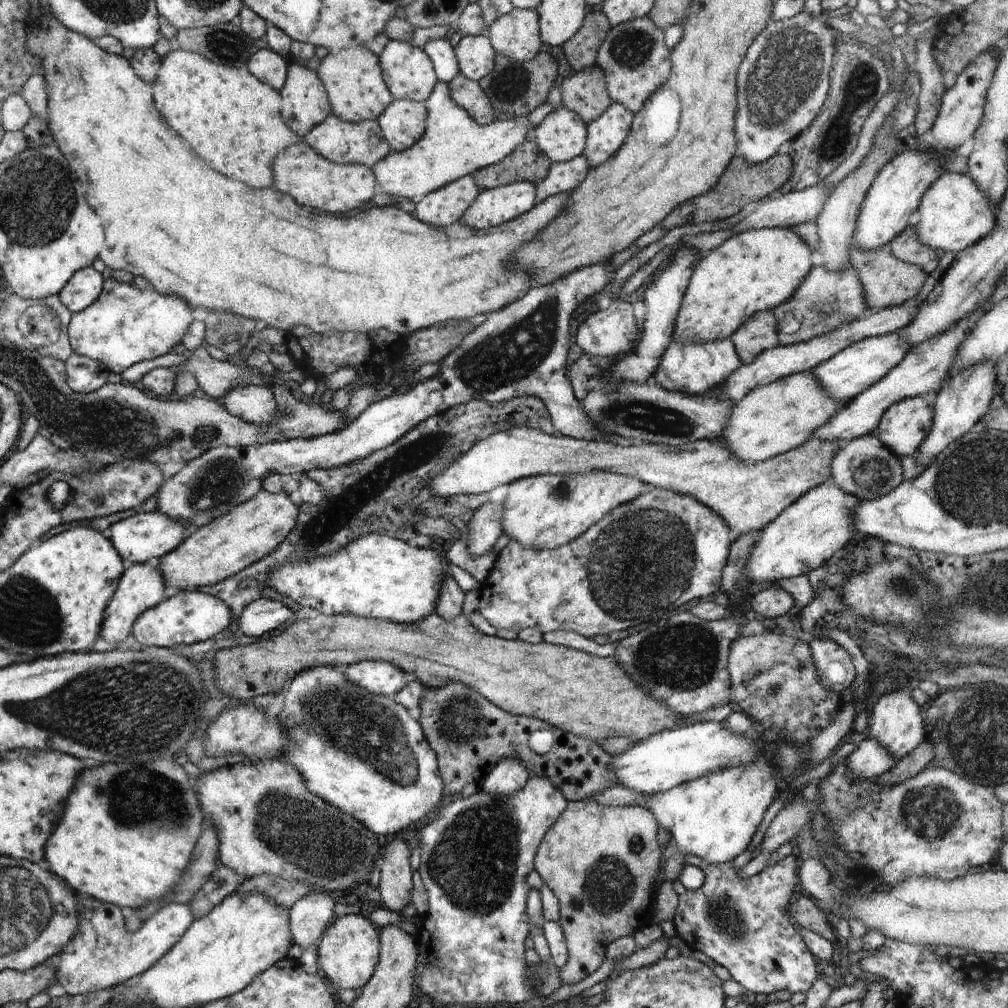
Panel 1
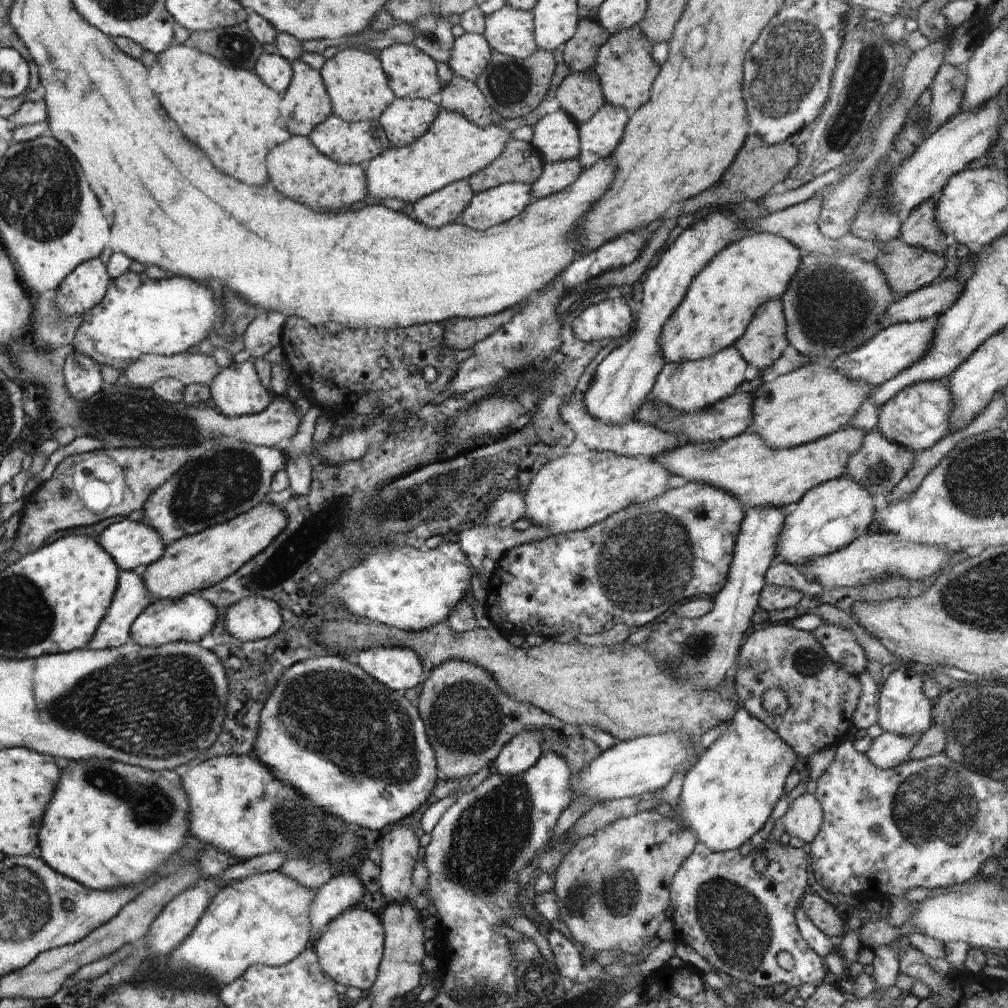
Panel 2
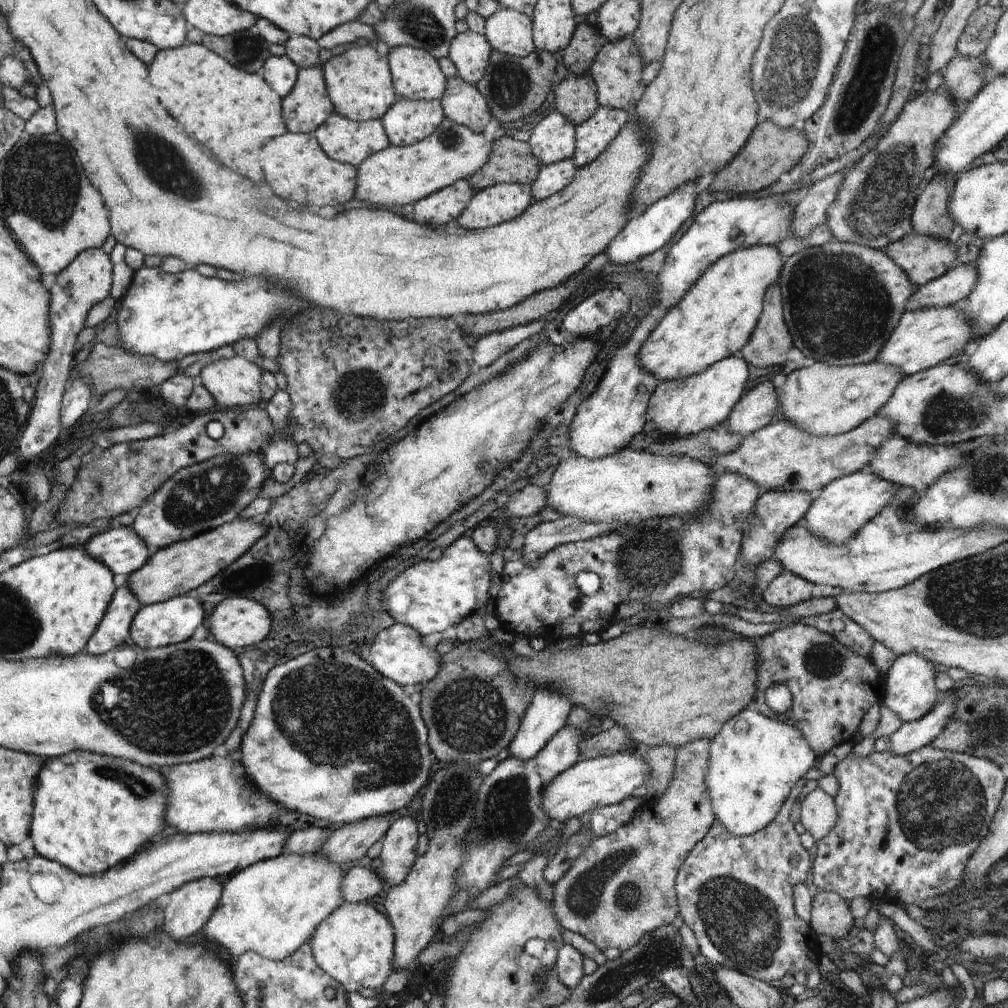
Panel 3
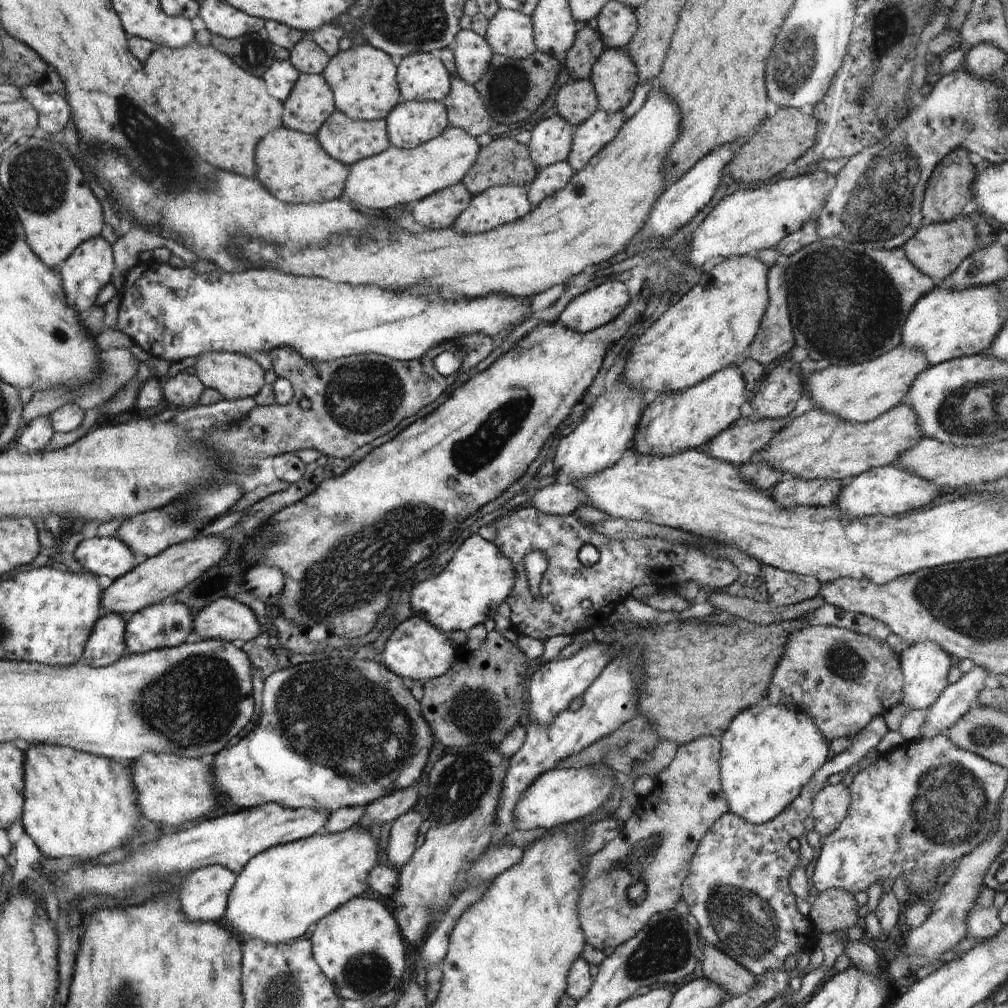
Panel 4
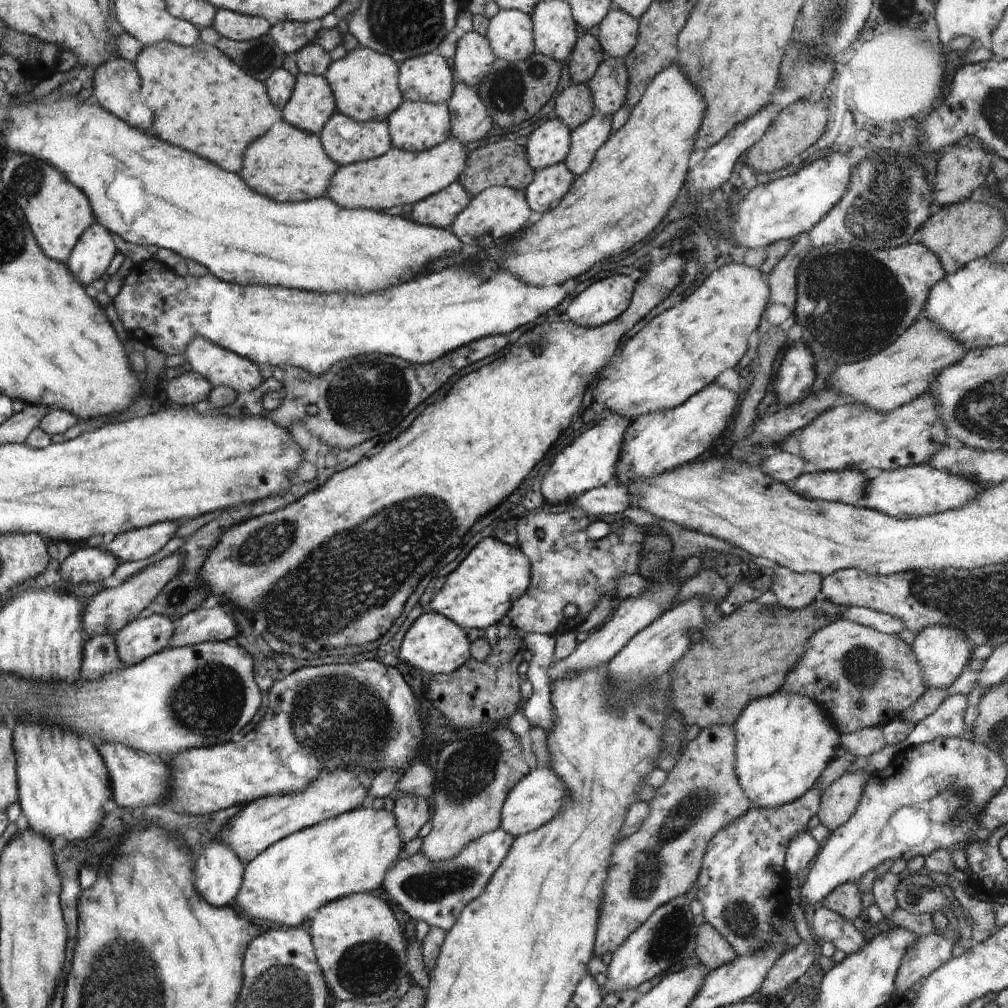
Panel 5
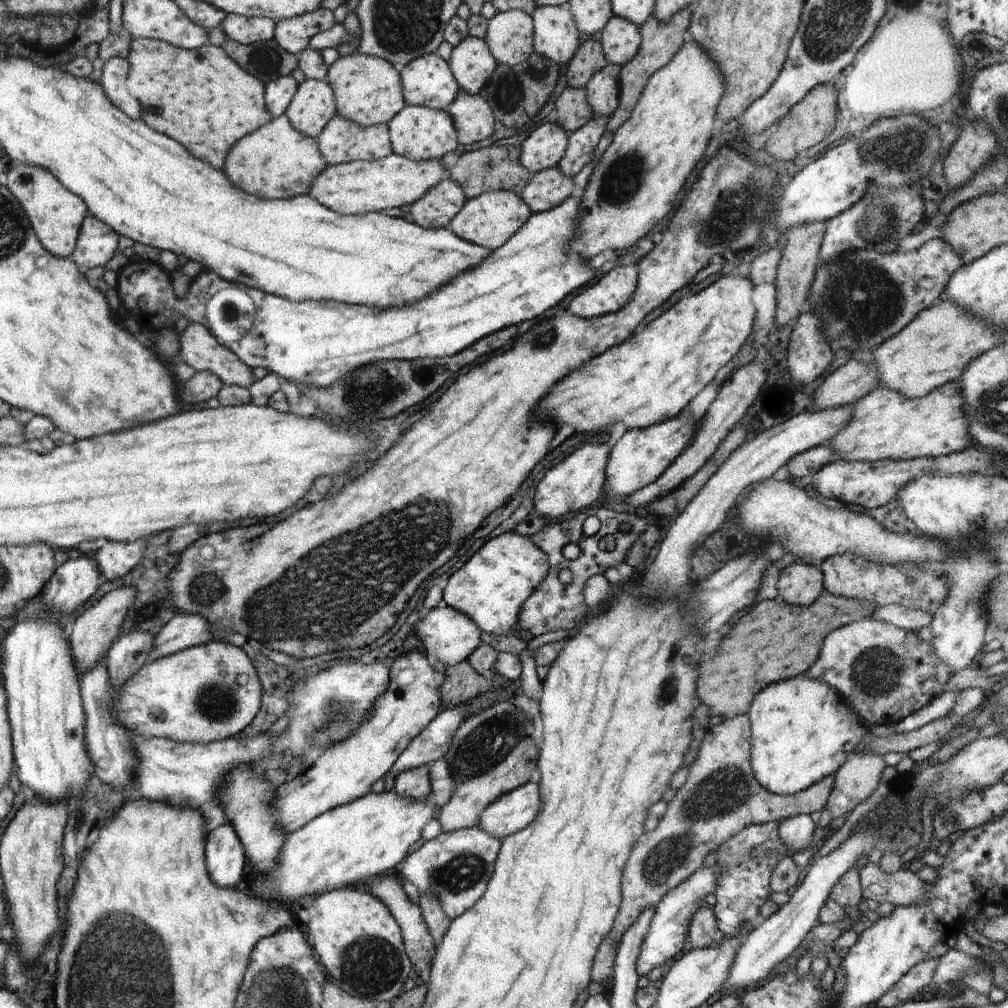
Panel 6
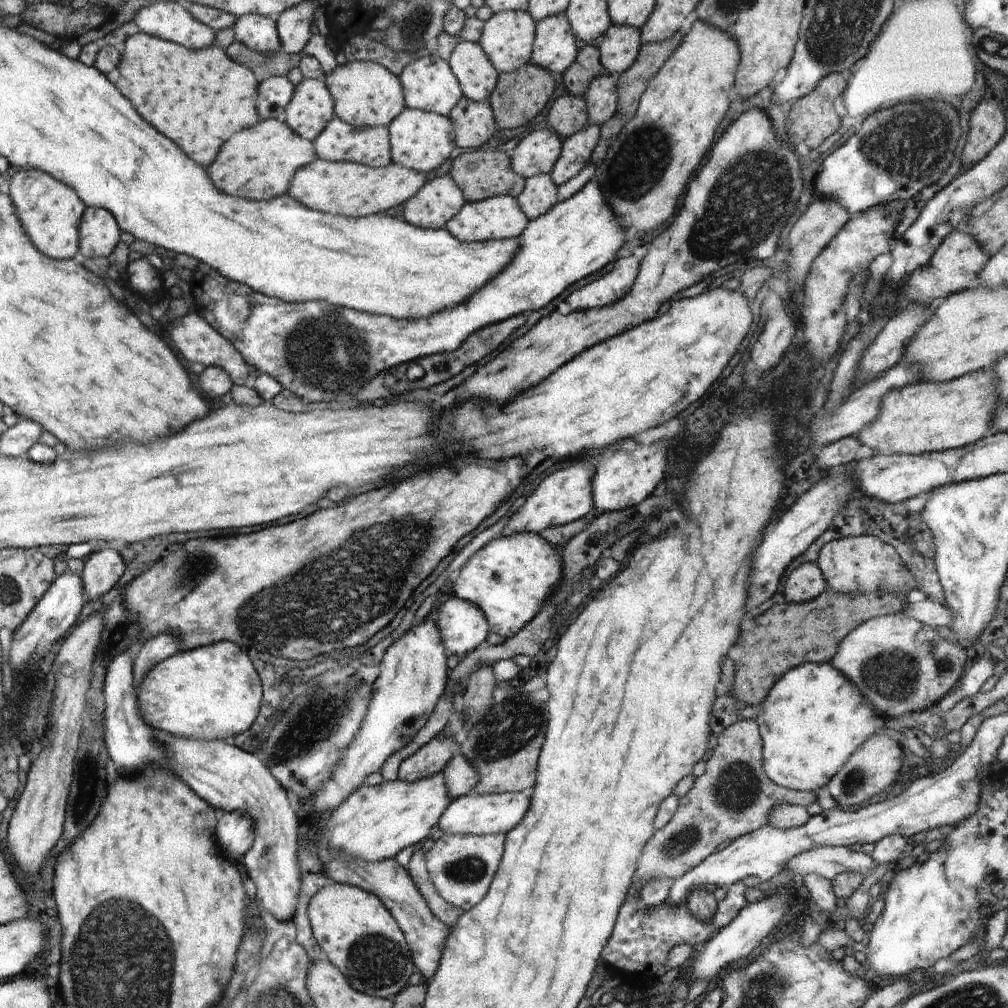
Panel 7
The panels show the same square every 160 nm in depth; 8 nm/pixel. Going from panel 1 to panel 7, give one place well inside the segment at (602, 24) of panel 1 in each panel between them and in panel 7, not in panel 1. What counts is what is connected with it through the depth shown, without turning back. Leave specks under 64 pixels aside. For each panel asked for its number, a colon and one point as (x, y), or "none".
2: (580, 52)
3: (587, 41)
4: (588, 45)
5: (587, 54)
6: (589, 58)
7: (577, 79)

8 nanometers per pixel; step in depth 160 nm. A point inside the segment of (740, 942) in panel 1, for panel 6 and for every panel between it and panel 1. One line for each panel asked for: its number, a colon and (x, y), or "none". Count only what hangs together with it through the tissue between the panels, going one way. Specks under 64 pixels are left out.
2: (738, 919)
3: (736, 894)
4: (737, 888)
5: (743, 877)
6: (746, 861)

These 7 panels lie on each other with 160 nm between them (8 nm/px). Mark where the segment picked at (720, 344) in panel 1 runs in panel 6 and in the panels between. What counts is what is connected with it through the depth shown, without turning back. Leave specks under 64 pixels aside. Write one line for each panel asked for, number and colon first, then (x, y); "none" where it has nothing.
2: (692, 386)
3: (682, 407)
4: (676, 422)
5: (656, 442)
6: (640, 457)

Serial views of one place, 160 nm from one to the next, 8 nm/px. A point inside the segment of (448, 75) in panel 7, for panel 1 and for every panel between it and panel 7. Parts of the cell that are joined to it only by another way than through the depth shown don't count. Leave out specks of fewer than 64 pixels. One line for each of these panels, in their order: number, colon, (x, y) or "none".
1: (408, 73)
2: (411, 74)
3: (416, 75)
4: (421, 76)
5: (427, 78)
6: (427, 81)

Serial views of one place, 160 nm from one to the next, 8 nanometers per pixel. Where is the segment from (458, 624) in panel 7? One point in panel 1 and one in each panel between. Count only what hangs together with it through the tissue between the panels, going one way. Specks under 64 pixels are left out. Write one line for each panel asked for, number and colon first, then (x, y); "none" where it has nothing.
1: (379, 677)
2: (399, 668)
3: (397, 653)
4: (417, 650)
5: (433, 645)
6: (447, 636)

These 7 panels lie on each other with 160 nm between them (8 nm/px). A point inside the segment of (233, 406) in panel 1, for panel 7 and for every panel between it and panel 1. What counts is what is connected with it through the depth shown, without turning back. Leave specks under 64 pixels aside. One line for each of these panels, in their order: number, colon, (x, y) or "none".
2: (236, 390)
3: (234, 382)
4: (235, 376)
5: (219, 366)
6: (199, 348)
7: (197, 339)

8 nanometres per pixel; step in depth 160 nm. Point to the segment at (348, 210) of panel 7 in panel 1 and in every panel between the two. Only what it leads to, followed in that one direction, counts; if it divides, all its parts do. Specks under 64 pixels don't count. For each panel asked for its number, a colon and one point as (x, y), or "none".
1: (454, 145)
2: (452, 149)
3: (397, 175)
4: (396, 176)
5: (398, 177)
6: (358, 187)

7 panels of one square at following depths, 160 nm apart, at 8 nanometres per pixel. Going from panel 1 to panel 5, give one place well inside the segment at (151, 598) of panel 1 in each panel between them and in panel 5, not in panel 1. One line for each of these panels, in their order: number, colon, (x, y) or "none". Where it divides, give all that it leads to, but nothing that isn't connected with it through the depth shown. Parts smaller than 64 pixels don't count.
2: (131, 598)
3: (114, 631)
4: (107, 644)
5: (100, 657)

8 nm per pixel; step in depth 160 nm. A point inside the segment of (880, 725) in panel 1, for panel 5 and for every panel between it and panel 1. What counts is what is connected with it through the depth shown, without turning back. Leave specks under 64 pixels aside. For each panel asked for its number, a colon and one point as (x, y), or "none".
2: (903, 708)
3: (910, 691)
4: (924, 666)
5: (942, 653)

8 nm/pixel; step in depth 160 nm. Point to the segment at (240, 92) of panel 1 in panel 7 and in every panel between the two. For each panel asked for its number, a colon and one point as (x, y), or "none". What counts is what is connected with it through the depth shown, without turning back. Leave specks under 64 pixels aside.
2: (233, 114)
3: (237, 113)
4: (225, 111)
5: (201, 100)
6: (201, 97)
7: (199, 97)

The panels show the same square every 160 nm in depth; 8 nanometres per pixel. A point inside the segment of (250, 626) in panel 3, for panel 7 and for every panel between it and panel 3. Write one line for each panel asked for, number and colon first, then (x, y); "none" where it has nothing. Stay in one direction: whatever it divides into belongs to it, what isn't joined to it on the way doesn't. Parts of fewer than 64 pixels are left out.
4: (226, 619)
5: (210, 622)
6: (183, 631)
7: (154, 650)

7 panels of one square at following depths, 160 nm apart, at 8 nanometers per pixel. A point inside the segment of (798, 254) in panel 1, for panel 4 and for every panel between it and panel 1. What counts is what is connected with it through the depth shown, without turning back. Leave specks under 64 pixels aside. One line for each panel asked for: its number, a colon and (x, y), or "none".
2: (720, 302)
3: (715, 319)
4: (718, 319)

